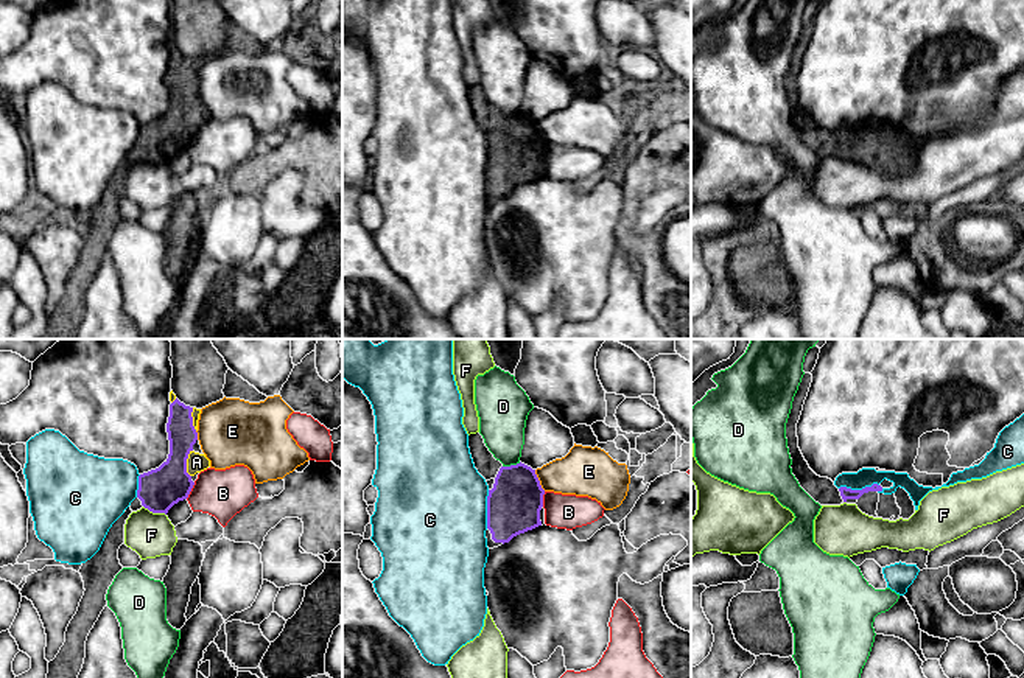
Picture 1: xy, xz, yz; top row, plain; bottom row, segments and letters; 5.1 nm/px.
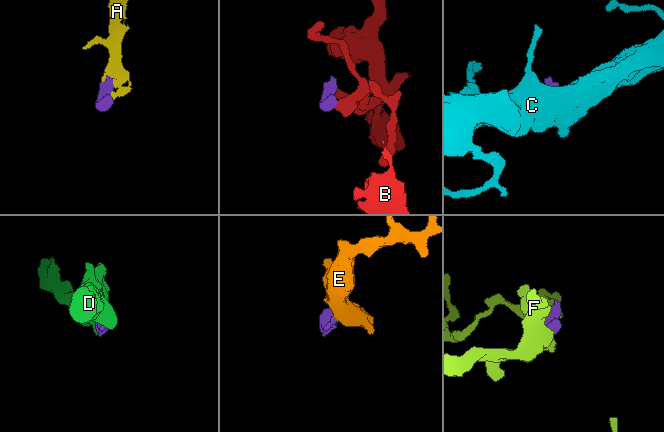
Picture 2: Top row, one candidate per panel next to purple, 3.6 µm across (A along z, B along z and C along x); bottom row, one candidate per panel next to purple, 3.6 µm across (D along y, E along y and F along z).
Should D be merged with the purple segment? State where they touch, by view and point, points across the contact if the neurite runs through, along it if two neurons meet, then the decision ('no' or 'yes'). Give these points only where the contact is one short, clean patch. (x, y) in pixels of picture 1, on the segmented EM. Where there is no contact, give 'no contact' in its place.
xz (511, 465) | along xz (520, 462), (503, 467) | no

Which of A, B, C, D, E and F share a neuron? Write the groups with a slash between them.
A / B / C / D / E / F

